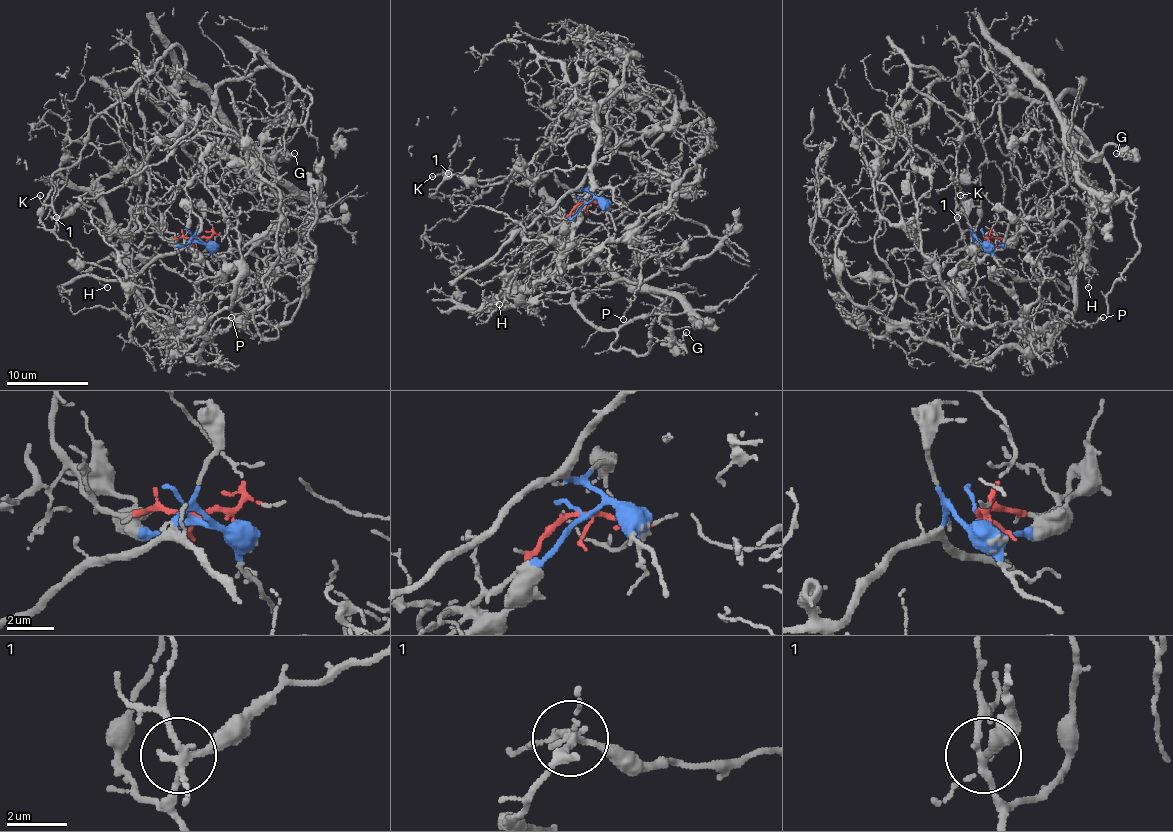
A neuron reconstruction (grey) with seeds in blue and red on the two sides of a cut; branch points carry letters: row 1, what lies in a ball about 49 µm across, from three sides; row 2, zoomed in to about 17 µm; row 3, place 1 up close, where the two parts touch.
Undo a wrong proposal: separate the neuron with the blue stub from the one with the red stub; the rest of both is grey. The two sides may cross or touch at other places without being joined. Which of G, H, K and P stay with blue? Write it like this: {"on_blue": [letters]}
{"on_blue": ["H", "P"]}

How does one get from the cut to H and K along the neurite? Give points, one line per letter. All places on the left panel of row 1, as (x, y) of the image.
H: (195, 240), (216, 285), (193, 258), (197, 179), (240, 248), (199, 359), (113, 252), (91, 273), (107, 287)
K: (195, 238), (146, 211), (138, 84), (171, 86), (177, 45), (54, 174), (52, 230), (39, 195)

